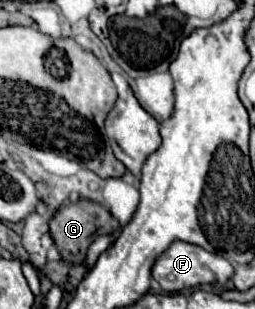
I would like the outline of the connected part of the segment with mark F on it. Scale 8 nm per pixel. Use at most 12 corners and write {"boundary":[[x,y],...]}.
{"boundary":[[173,242],[153,278],[167,292],[225,284],[233,266],[201,246]]}

